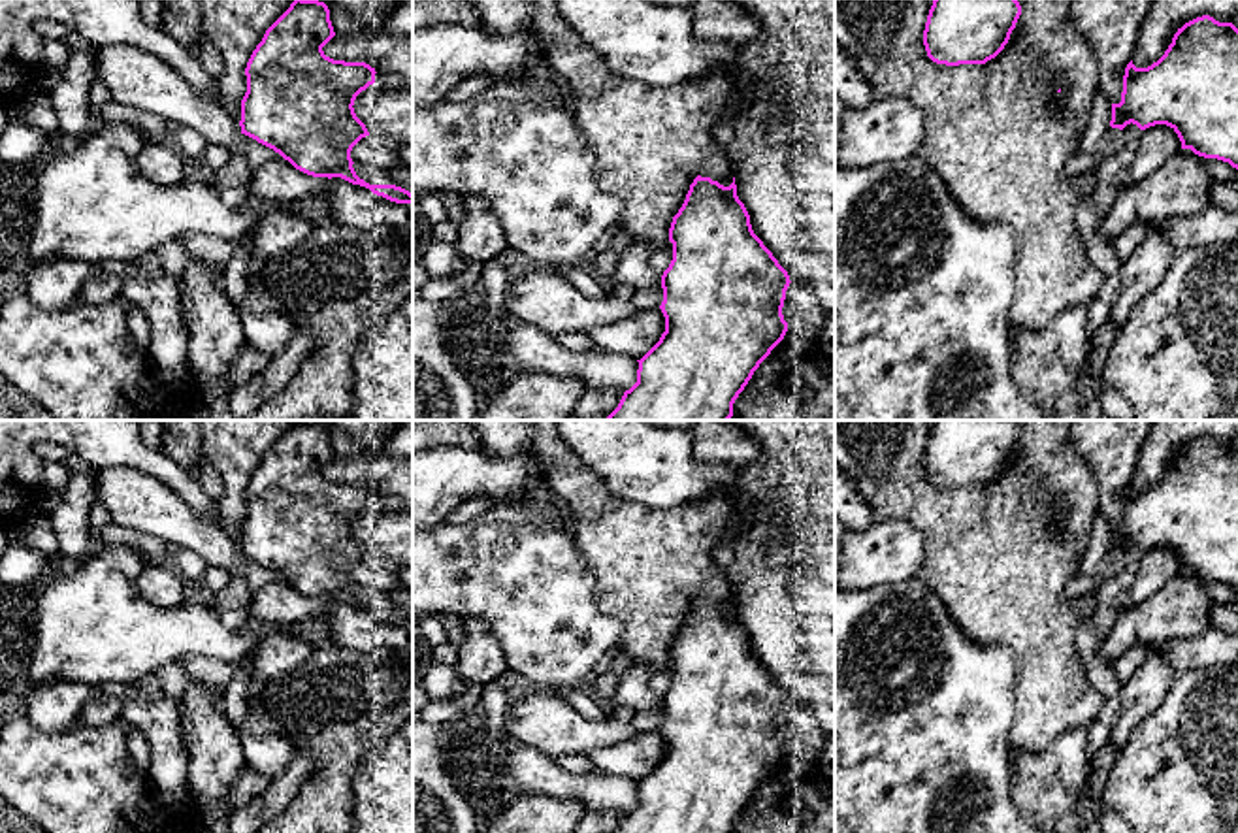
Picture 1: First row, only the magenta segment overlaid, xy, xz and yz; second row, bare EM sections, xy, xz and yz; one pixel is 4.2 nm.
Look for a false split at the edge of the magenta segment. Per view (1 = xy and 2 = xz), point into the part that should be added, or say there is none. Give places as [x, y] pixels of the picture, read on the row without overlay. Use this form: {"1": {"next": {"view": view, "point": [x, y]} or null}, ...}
{"1": {"next": null}, "2": {"next": null}}

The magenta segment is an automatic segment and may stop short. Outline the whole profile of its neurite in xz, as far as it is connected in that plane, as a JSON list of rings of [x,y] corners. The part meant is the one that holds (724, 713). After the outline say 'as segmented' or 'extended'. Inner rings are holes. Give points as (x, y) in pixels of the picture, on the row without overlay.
[[[697,597],[669,650],[673,682],[661,697],[665,754],[641,780],[637,805],[624,814],[614,833],[733,833],[759,786],[784,761],[788,744],[782,729],[790,709],[788,694],[754,656],[750,637],[737,618],[735,599],[729,609]]] | as segmented

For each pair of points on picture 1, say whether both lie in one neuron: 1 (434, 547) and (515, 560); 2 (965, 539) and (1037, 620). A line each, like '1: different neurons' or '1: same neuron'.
1: same neuron
2: same neuron

